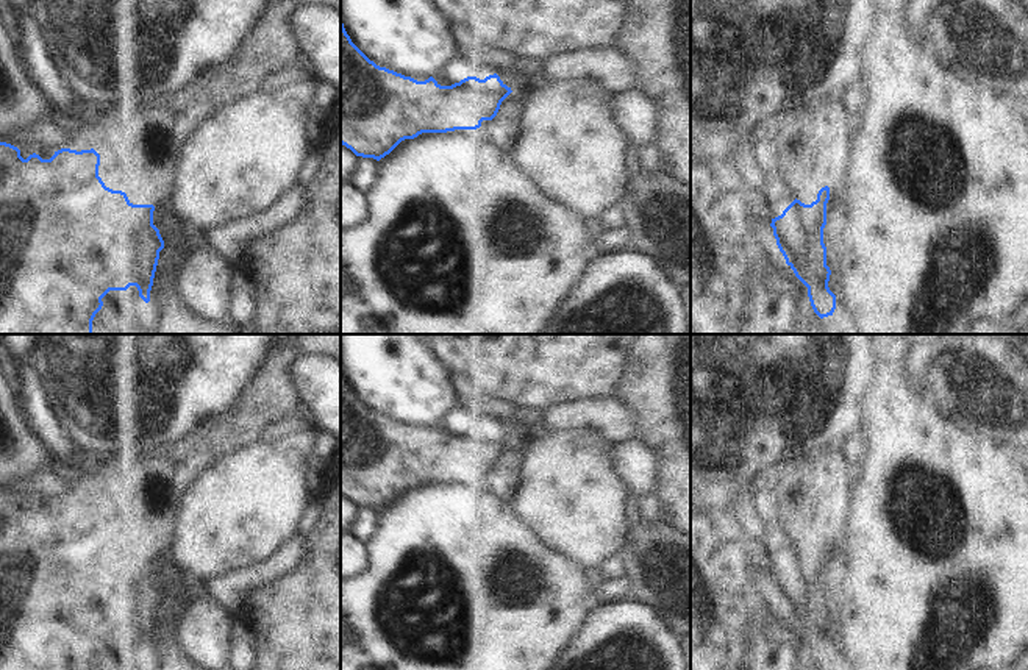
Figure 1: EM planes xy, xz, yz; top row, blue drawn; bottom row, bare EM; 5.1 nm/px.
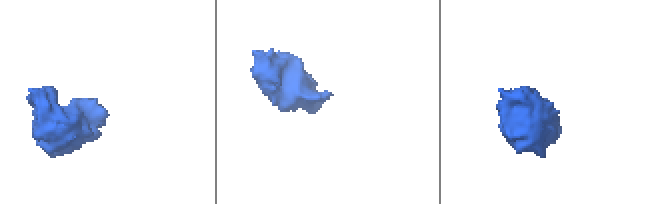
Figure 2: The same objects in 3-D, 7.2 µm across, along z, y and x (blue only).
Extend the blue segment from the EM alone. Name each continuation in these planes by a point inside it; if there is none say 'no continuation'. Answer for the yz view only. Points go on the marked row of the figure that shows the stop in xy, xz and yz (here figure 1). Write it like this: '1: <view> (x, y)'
1: yz (808, 142)

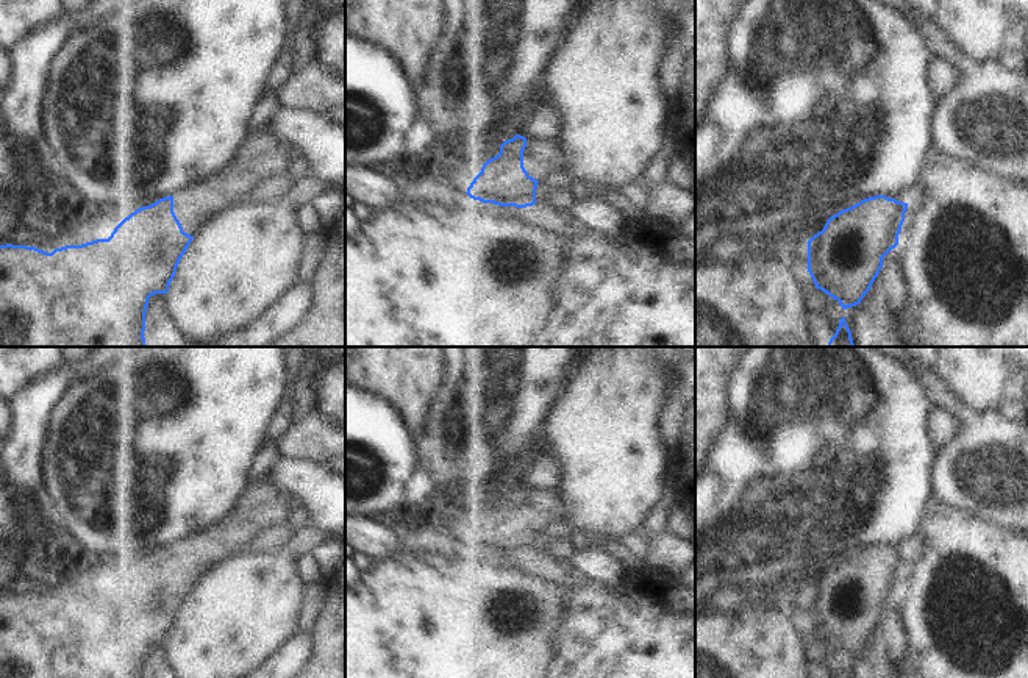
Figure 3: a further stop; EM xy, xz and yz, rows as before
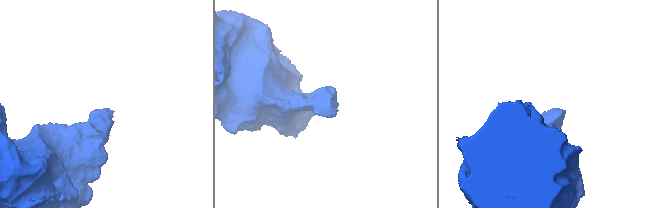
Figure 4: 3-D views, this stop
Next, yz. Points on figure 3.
no continuation

